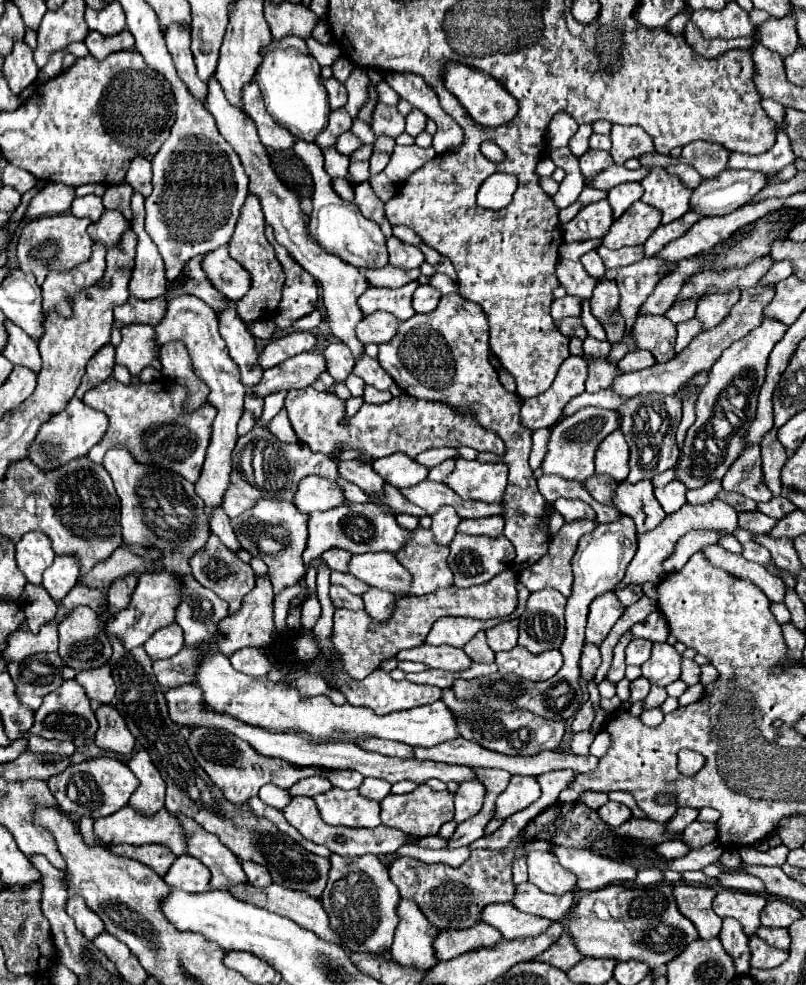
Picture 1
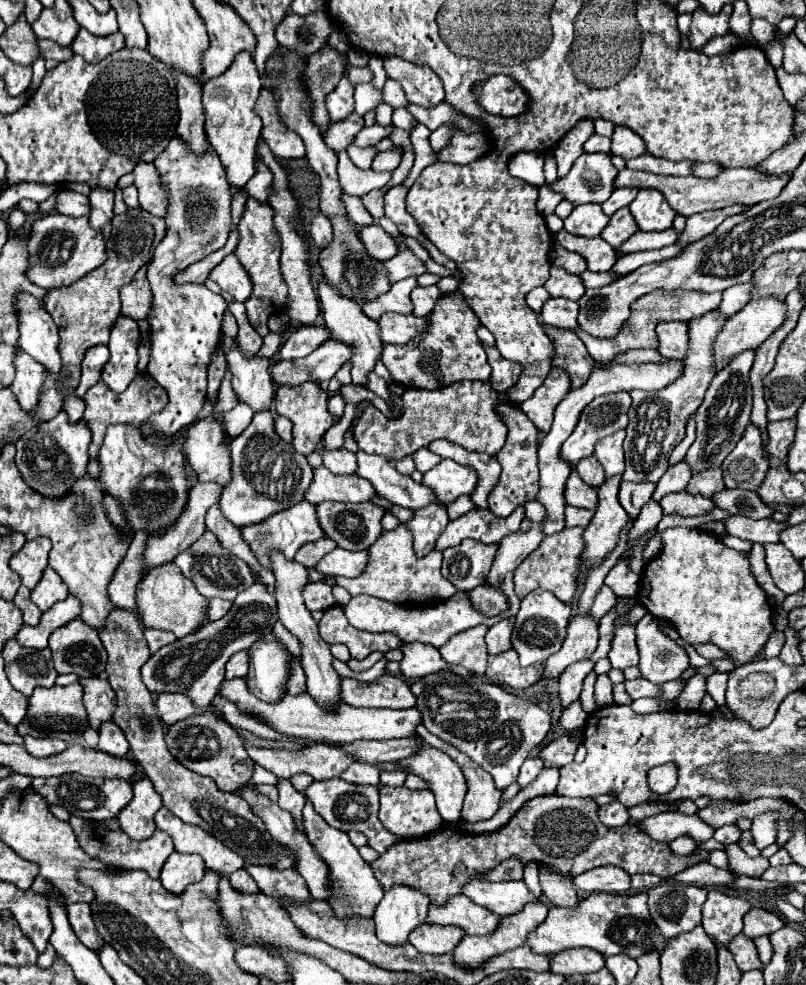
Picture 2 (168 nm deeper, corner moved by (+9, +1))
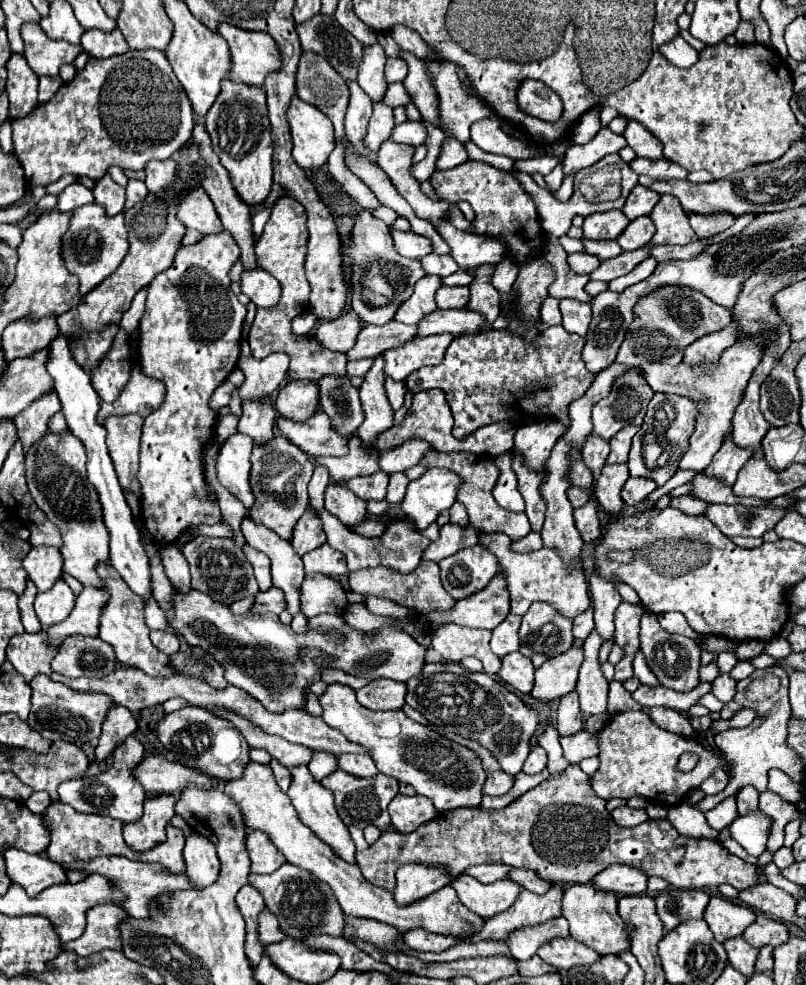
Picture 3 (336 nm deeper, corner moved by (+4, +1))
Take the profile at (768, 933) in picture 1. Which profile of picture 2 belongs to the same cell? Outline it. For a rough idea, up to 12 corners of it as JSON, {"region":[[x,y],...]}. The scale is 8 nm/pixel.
{"region":[[767,936],[755,938],[761,962],[771,960],[771,940]]}

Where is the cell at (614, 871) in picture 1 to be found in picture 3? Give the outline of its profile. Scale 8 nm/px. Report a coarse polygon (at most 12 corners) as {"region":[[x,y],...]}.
{"region":[[608,866],[594,886],[622,896],[646,892],[648,876],[630,866]]}

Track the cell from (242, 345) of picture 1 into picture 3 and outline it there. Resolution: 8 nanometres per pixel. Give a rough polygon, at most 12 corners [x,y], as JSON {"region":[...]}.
{"region":[[270,400],[246,402],[238,432],[254,446],[274,438],[276,410]]}

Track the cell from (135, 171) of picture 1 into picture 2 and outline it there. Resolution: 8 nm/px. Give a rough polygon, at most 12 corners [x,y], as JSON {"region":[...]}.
{"region":[[153,164],[133,172],[139,206],[165,216],[165,192]]}

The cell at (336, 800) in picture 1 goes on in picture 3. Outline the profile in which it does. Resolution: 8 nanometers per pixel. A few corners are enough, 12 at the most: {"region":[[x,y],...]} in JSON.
{"region":[[336,770],[322,784],[334,792],[346,826],[390,826],[398,780],[356,778]]}

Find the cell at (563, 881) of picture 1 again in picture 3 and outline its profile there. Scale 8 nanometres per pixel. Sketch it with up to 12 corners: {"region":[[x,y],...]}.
{"region":[[592,884],[562,898],[570,936],[598,954],[630,950],[618,900]]}

